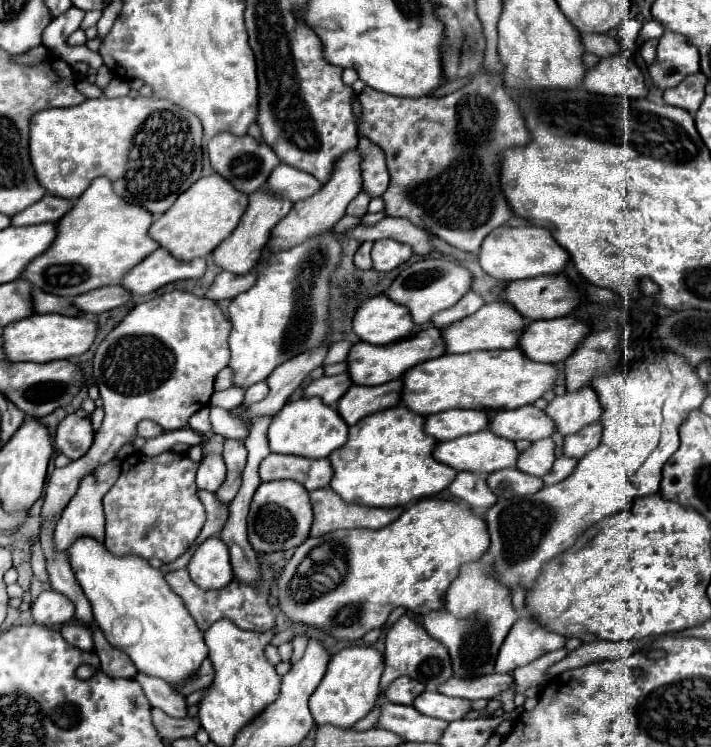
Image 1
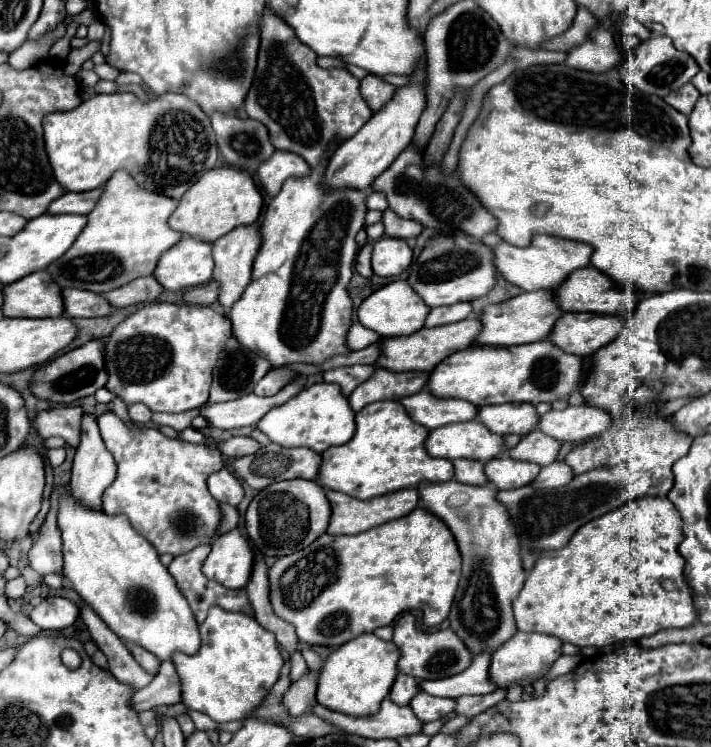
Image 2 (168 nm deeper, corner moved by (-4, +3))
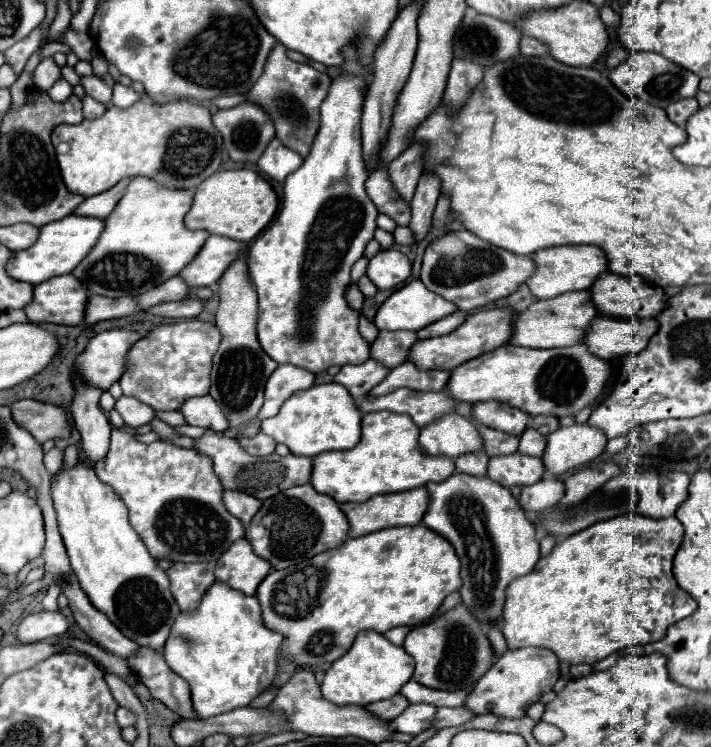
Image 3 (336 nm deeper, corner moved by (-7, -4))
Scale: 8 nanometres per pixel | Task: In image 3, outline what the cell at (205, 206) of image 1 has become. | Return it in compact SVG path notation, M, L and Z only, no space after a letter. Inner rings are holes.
M220 170L206 178L194 194L190 212L184 218L186 228L206 230L216 236L226 236L238 242L254 240L274 218L278 208L278 198L272 186L254 170Z

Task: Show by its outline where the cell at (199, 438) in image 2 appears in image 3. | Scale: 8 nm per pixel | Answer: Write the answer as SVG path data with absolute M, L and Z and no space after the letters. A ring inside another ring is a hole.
M154 418L154 420L150 422L150 426L152 426L152 430L154 430L160 438L164 438L164 440L166 440L166 438L178 438L178 436L180 436L172 426L168 426L166 422L162 422L162 420L158 420L158 418Z

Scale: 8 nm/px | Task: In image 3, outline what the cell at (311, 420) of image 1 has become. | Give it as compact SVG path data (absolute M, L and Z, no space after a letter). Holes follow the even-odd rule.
M328 382L290 396L276 416L260 424L260 430L276 442L286 444L292 454L314 458L322 452L354 448L360 442L360 420L362 412L352 402L348 390L336 382Z

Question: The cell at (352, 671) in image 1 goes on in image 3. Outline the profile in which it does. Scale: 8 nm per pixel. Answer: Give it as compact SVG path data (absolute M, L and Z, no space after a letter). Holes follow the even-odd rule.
M366 630L360 632L352 648L328 668L322 682L322 696L338 706L367 706L398 694L400 688L412 678L412 672L414 658L406 654L402 646L394 646L382 634Z

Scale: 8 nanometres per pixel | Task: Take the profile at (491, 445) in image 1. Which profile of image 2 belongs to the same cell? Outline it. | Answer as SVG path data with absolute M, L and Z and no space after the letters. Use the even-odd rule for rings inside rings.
M473 419L429 431L425 449L431 457L445 457L451 461L459 457L489 461L503 451L503 437L491 433L477 419Z

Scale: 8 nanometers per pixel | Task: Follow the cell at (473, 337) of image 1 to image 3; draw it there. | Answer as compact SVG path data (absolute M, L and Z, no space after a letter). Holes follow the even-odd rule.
M566 292L562 296L550 300L536 300L524 312L516 314L512 322L512 338L510 344L524 348L562 348L574 346L580 342L584 332L588 330L592 318L596 316L596 308L590 300L590 292Z

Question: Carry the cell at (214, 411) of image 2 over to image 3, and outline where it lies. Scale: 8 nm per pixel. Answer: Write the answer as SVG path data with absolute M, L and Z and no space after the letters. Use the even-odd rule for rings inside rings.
M200 396L200 398L190 398L182 404L180 410L190 426L202 426L210 428L216 432L224 432L230 424L226 416L222 416L222 410L210 396Z

